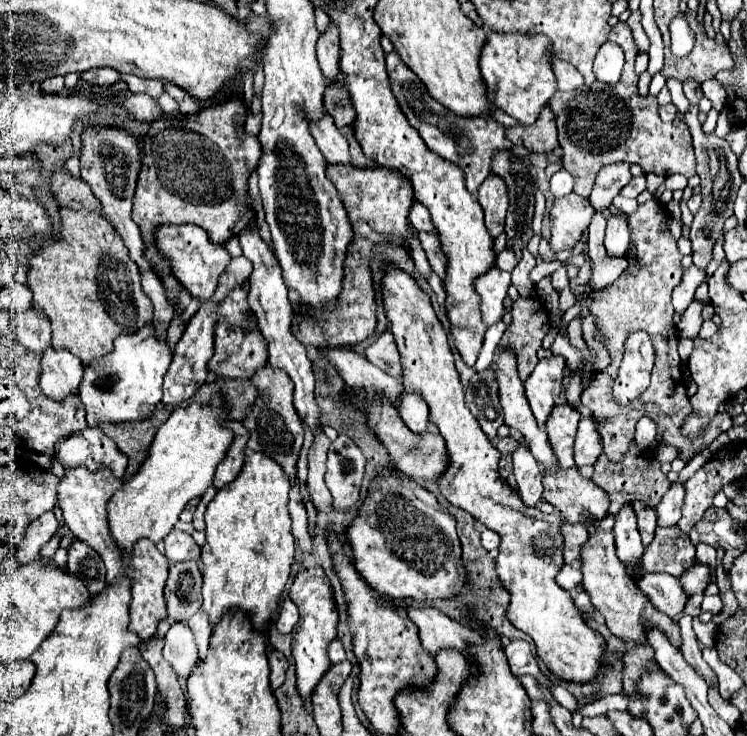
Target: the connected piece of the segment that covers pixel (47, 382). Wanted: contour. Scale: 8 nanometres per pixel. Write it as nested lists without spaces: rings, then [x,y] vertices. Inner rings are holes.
[[[48,349],[42,353],[40,361],[40,389],[46,397],[62,401],[70,393],[78,393],[78,383],[82,381],[84,369],[82,361],[70,351]]]

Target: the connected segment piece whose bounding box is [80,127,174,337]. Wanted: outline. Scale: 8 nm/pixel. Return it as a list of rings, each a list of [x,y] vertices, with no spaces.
[[[86,127],[82,133],[82,155],[80,155],[80,167],[82,167],[82,179],[92,187],[94,197],[102,205],[102,215],[114,225],[114,231],[122,237],[124,245],[130,251],[130,259],[138,265],[142,275],[142,289],[154,303],[154,327],[158,329],[158,337],[166,333],[170,319],[174,317],[174,307],[166,297],[164,285],[160,277],[154,273],[154,265],[144,257],[146,245],[140,235],[140,227],[132,221],[132,199],[136,189],[136,179],[140,173],[140,147],[136,137],[124,129],[124,127]]]

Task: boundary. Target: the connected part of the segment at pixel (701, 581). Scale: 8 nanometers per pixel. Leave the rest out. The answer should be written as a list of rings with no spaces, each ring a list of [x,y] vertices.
[[[696,561],[696,565],[694,565],[688,573],[684,573],[684,575],[680,577],[680,583],[682,583],[682,587],[684,587],[684,591],[686,591],[688,595],[704,593],[706,585],[708,585],[708,567]]]

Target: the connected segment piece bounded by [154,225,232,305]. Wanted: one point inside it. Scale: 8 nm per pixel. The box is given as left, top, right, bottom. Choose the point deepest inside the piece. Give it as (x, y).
(196, 263)

